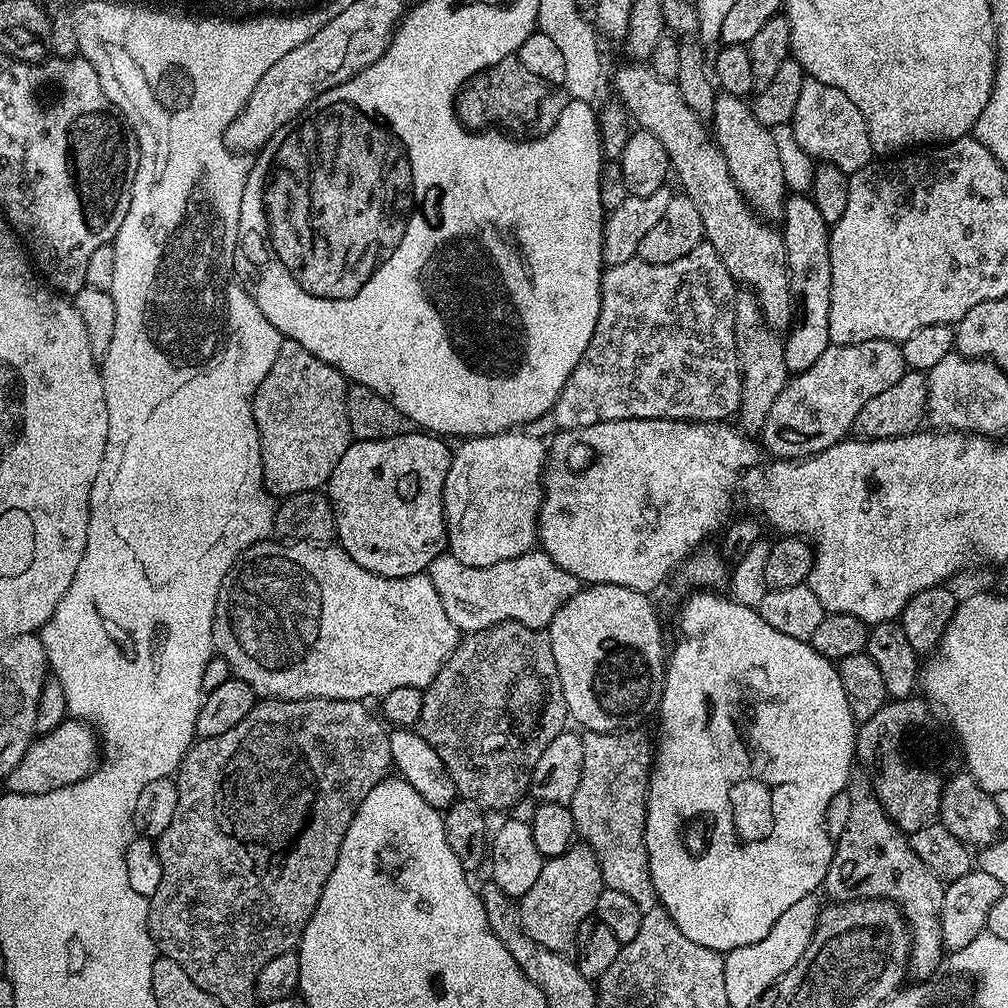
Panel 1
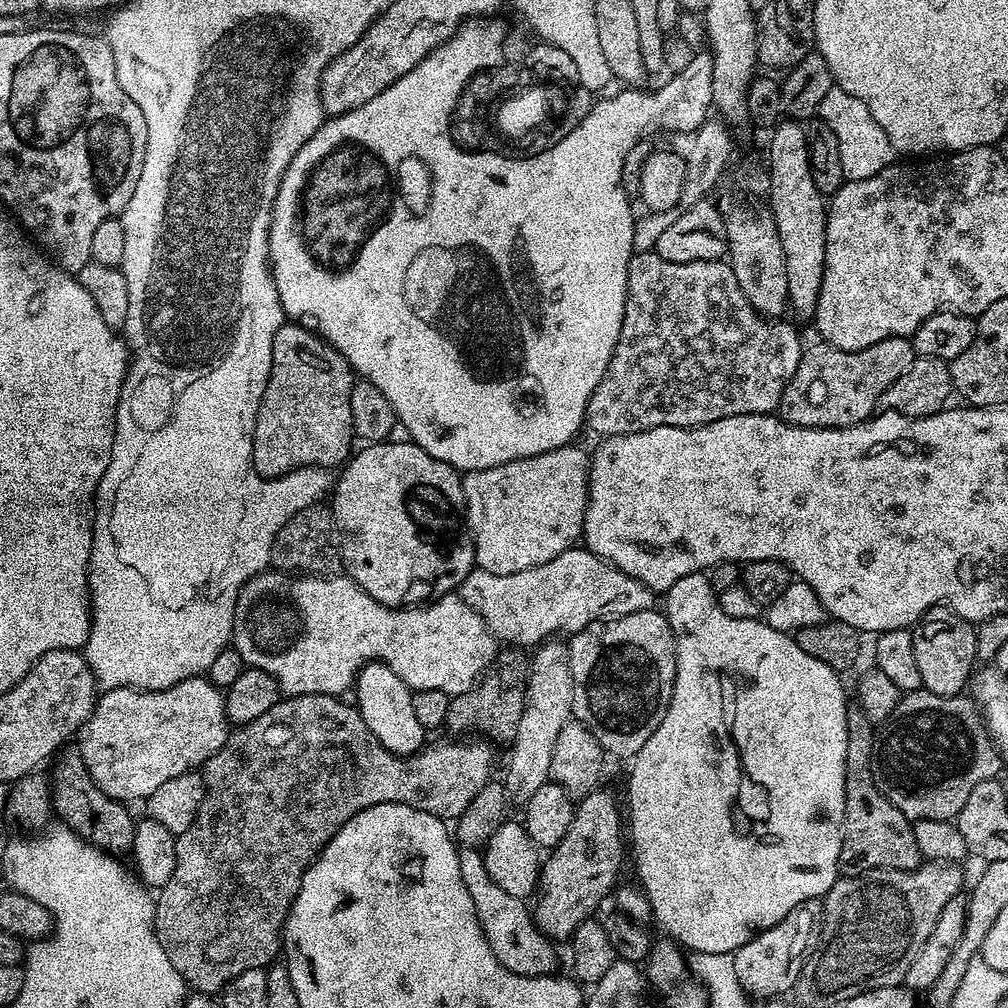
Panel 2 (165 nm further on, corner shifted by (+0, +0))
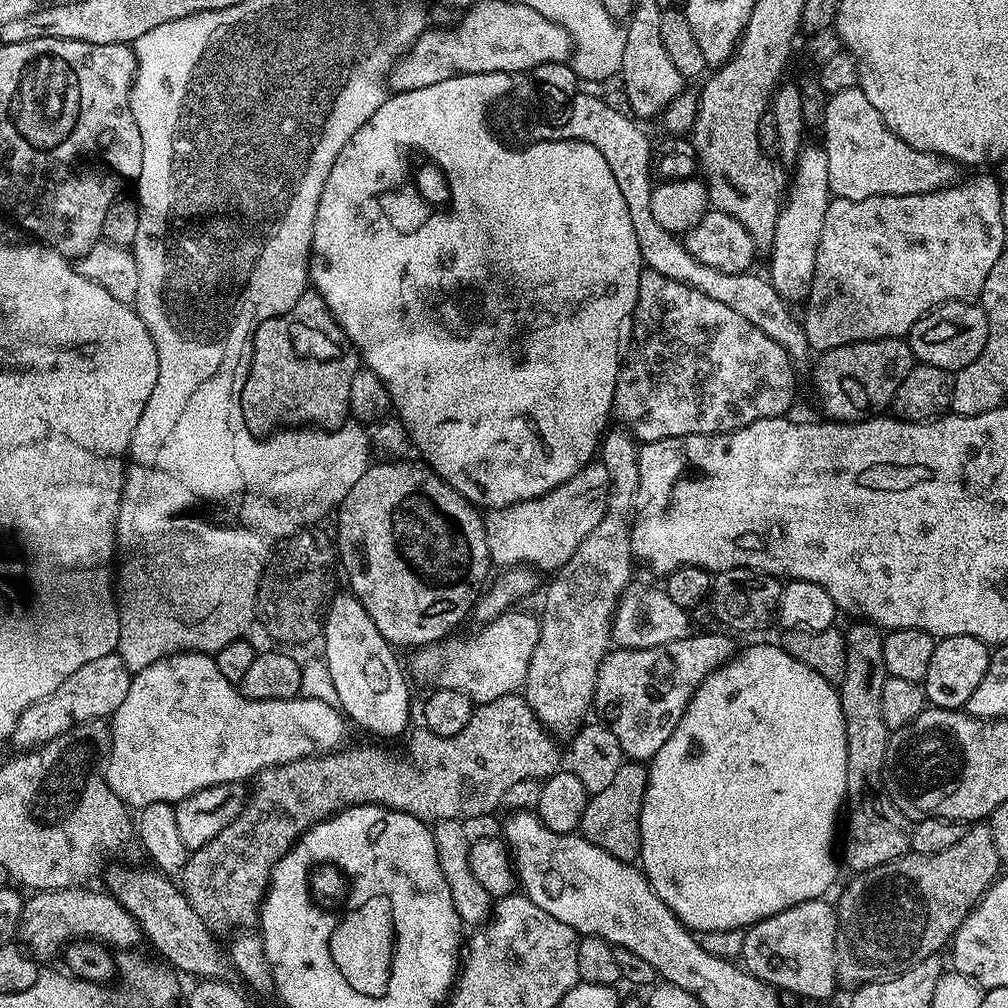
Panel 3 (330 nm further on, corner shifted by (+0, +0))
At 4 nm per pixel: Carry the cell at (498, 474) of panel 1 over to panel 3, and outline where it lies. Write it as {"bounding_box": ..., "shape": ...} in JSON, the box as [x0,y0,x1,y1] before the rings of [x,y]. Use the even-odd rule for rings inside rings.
{"bounding_box":[484,462,611,574],"shape":[[[593,462],[538,500],[520,500],[489,511],[484,529],[493,565],[501,569],[531,566],[536,570],[542,568],[547,574],[555,573],[568,561],[570,554],[582,546],[582,538],[602,522],[611,488],[606,466]]]}

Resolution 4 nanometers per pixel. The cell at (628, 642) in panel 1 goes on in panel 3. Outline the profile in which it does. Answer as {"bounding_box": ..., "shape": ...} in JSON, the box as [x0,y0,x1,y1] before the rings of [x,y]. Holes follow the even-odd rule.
{"bounding_box":[595,634,733,762],"shape":[[[693,634],[681,641],[670,642],[658,648],[628,649],[617,647],[604,657],[596,679],[595,711],[600,711],[599,719],[608,725],[608,729],[618,738],[618,746],[622,746],[625,757],[632,762],[651,761],[666,738],[674,734],[674,726],[682,718],[686,706],[692,701],[692,696],[698,686],[711,672],[733,659],[731,635],[699,636]]]}

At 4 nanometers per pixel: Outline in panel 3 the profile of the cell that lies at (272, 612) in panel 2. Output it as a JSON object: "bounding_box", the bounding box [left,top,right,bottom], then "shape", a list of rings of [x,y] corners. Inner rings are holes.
{"bounding_box":[411,610,540,704],"shape":[[[509,610],[498,618],[494,618],[490,623],[483,625],[473,636],[460,636],[455,638],[445,638],[437,641],[436,644],[426,644],[417,647],[411,653],[412,672],[411,675],[417,676],[420,680],[432,681],[435,685],[442,688],[453,688],[462,690],[476,704],[494,702],[494,698],[502,698],[511,692],[519,693],[524,687],[524,679],[530,670],[530,658],[534,658],[534,646],[538,646],[540,637],[540,621],[534,615],[521,610]]]}

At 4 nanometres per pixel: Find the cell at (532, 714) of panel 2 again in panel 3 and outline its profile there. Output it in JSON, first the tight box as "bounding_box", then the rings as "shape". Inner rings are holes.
{"bounding_box":[522,430,640,738],"shape":[[[615,430],[609,431],[607,435],[603,437],[602,443],[598,449],[599,463],[606,466],[606,470],[610,474],[611,490],[608,492],[608,509],[606,514],[602,518],[602,522],[598,522],[598,526],[594,526],[594,530],[590,534],[586,534],[586,538],[582,538],[582,546],[578,546],[578,550],[574,550],[574,554],[570,554],[570,558],[558,571],[551,577],[552,580],[548,584],[548,593],[544,596],[544,616],[539,617],[540,621],[540,637],[538,638],[538,646],[534,646],[534,658],[530,658],[530,670],[526,674],[524,679],[524,687],[522,689],[522,695],[528,704],[534,710],[534,714],[538,717],[544,727],[549,732],[555,734],[557,737],[565,738],[571,737],[576,731],[578,731],[585,723],[588,708],[593,707],[596,698],[596,679],[598,678],[598,670],[600,664],[604,661],[604,657],[608,655],[610,651],[610,645],[612,641],[612,617],[616,615],[616,606],[620,602],[620,597],[628,591],[632,580],[632,564],[634,565],[634,557],[632,554],[632,527],[636,521],[636,494],[640,490],[640,474],[638,472],[638,456],[640,454],[640,444],[635,436],[627,430]]]}

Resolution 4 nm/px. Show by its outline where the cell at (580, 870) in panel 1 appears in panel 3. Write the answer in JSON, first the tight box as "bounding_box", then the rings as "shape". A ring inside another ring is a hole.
{"bounding_box":[579,762,648,862],"shape":[[[626,762],[614,774],[614,779],[603,790],[591,793],[588,797],[588,805],[582,814],[582,822],[579,831],[592,843],[597,844],[606,854],[610,854],[619,860],[636,862],[640,859],[640,811],[648,785],[648,769],[640,762]]]}

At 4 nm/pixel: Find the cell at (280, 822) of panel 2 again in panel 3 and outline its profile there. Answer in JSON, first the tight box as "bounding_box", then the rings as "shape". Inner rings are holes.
{"bounding_box":[182,692,562,934],"shape":[[[514,692],[494,698],[494,702],[476,704],[470,722],[466,722],[465,728],[458,730],[458,734],[439,736],[427,730],[419,731],[413,731],[407,737],[408,756],[391,756],[382,748],[370,748],[366,744],[361,748],[345,746],[335,752],[307,756],[289,764],[280,764],[277,768],[267,768],[255,777],[240,816],[234,818],[234,822],[230,822],[218,838],[206,842],[206,846],[195,849],[188,857],[182,873],[182,891],[198,918],[202,918],[214,934],[255,929],[276,863],[295,846],[307,828],[313,828],[343,808],[352,808],[356,804],[380,804],[383,808],[405,812],[425,822],[469,822],[475,816],[484,816],[496,807],[499,809],[504,803],[506,790],[510,790],[514,782],[543,781],[562,768],[562,748],[556,745],[557,737],[544,727],[523,695]]]}

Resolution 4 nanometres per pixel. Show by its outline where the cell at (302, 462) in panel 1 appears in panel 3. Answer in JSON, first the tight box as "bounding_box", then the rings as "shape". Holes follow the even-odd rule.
{"bounding_box":[242,290,362,438],"shape":[[[306,290],[302,294],[302,298],[298,298],[298,302],[294,302],[294,306],[290,306],[290,310],[286,310],[286,314],[270,318],[266,322],[262,322],[262,326],[258,328],[255,336],[252,337],[252,365],[248,371],[246,378],[246,386],[242,386],[242,410],[244,411],[244,421],[250,430],[250,434],[261,438],[270,436],[274,432],[281,431],[284,428],[294,428],[297,426],[311,426],[314,428],[323,428],[331,430],[340,428],[343,424],[349,423],[350,420],[350,382],[354,382],[354,374],[362,367],[360,354],[350,342],[350,338],[342,330],[342,326],[334,318],[334,314],[330,310],[330,306],[326,306],[326,302],[321,298],[315,290]]]}

